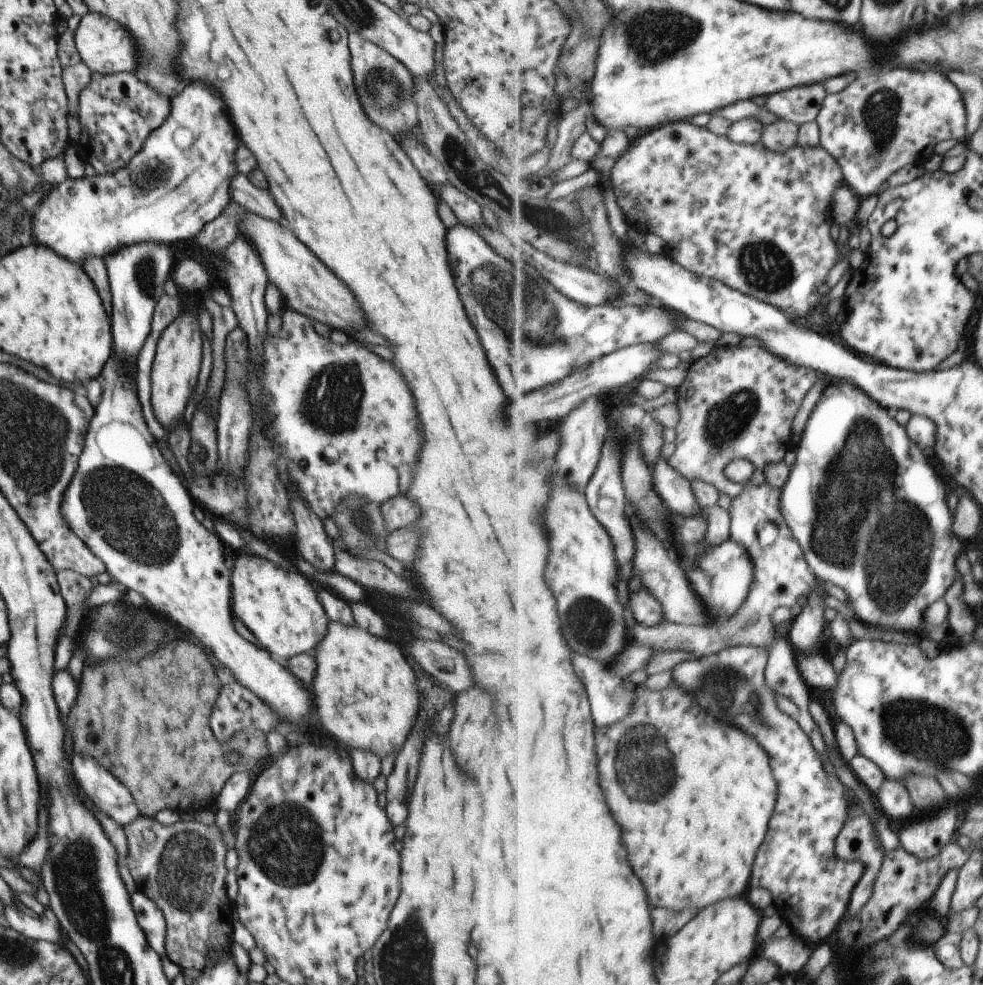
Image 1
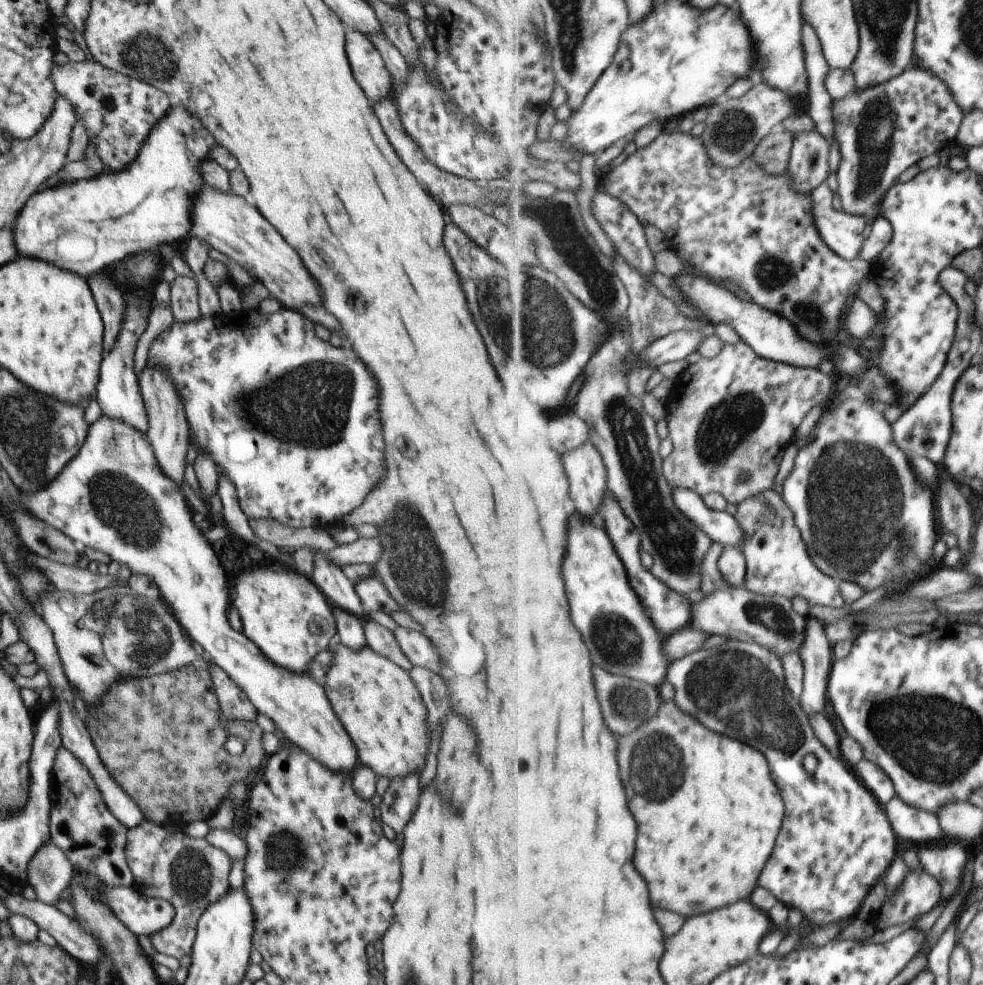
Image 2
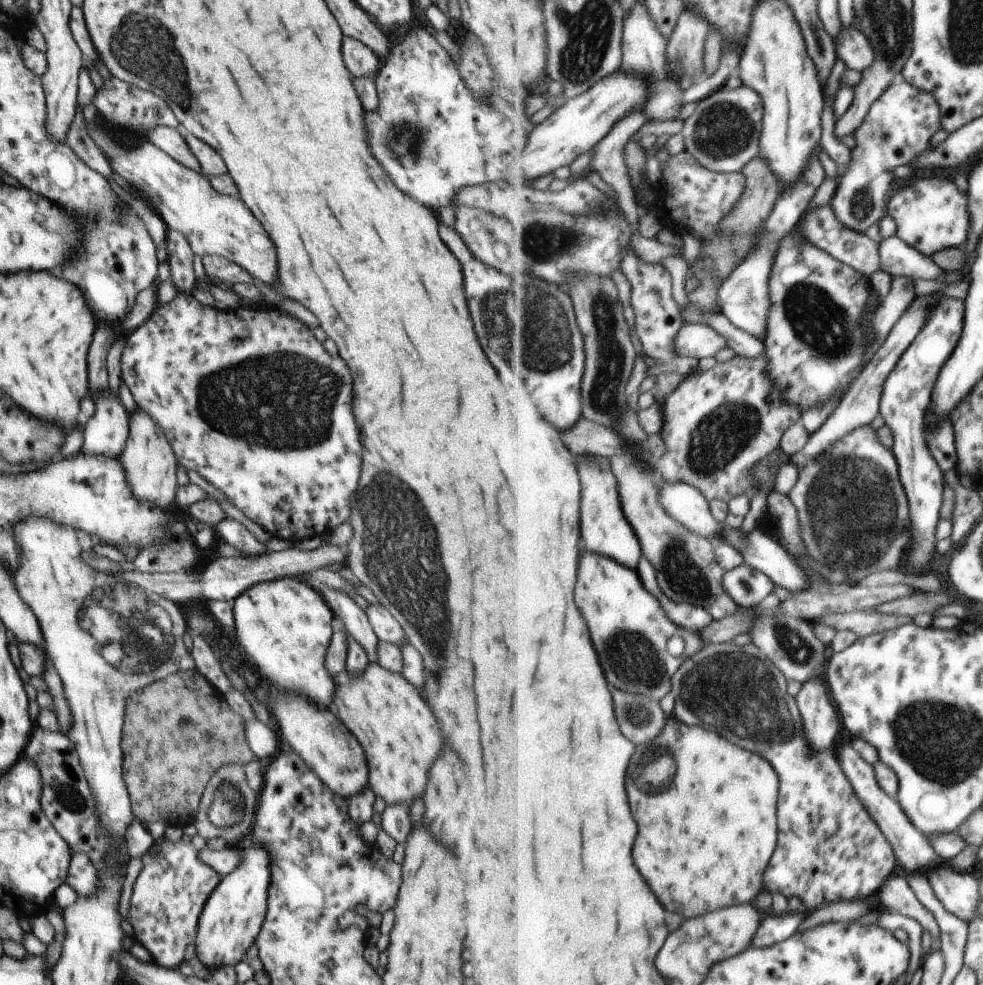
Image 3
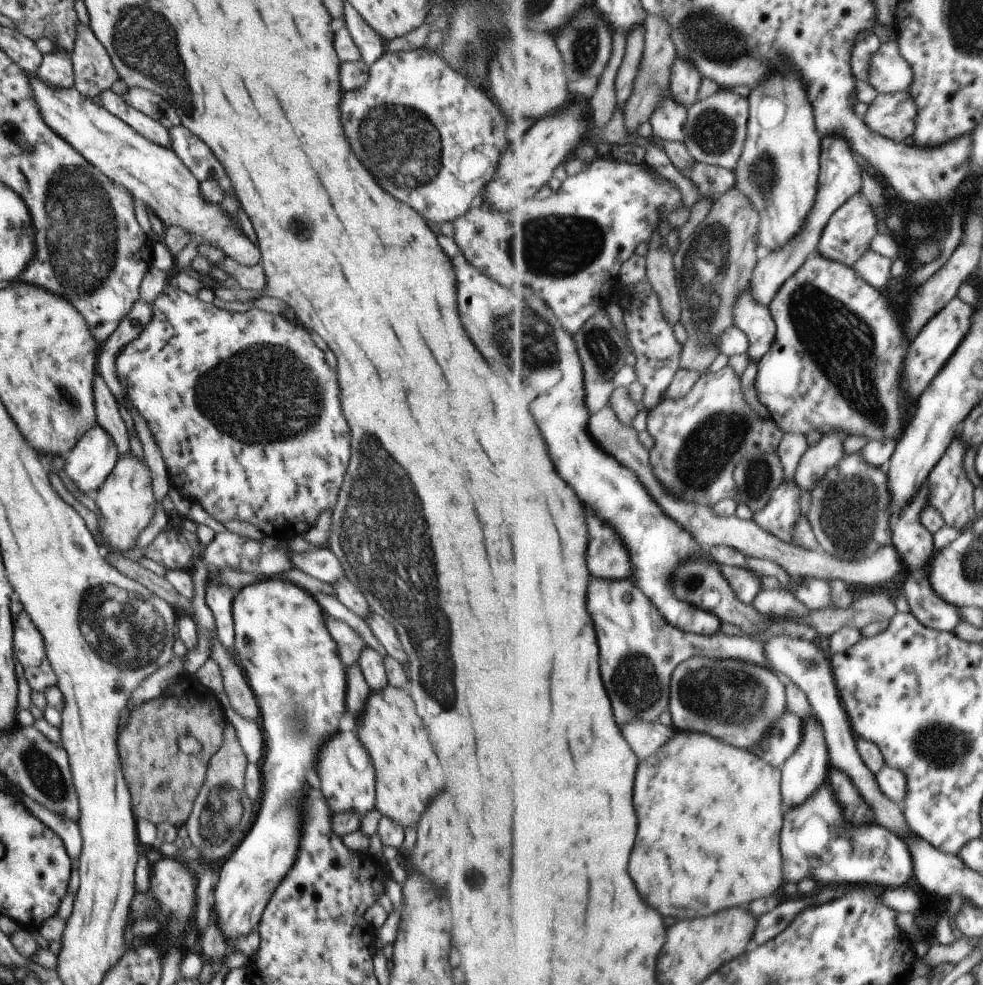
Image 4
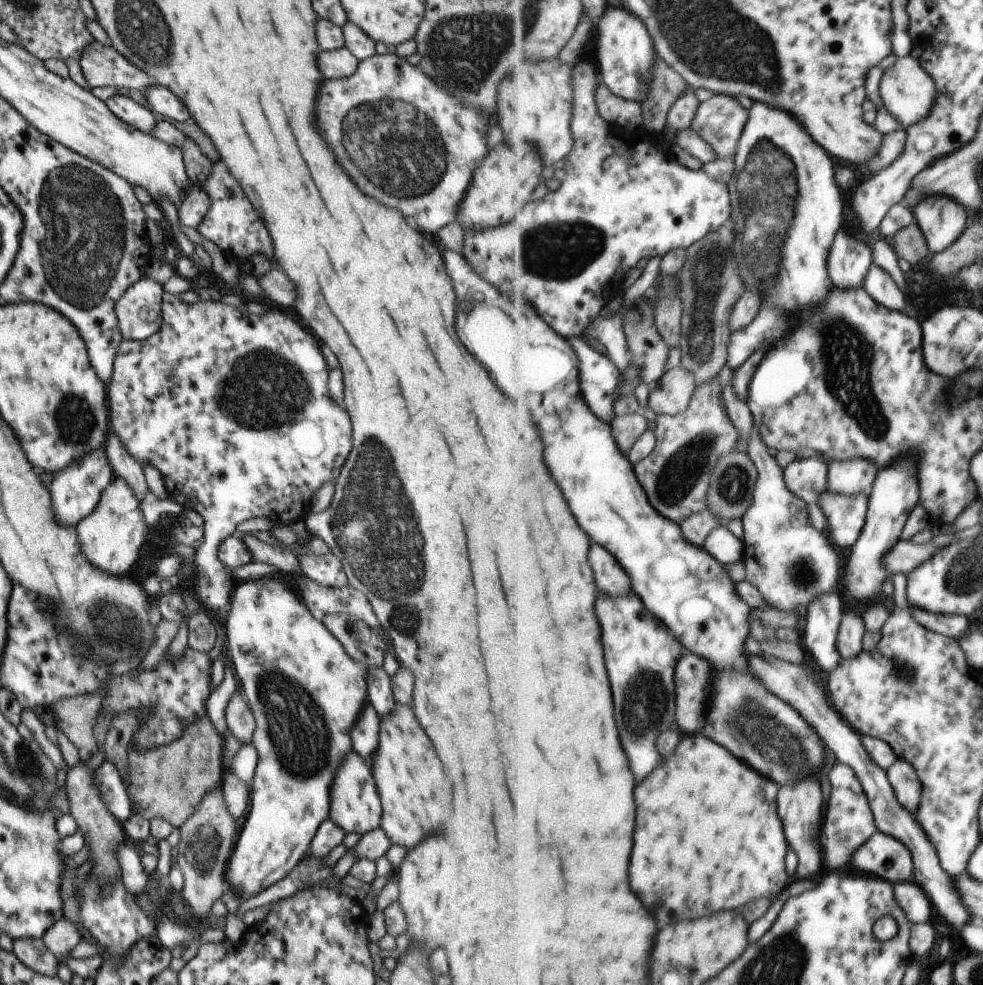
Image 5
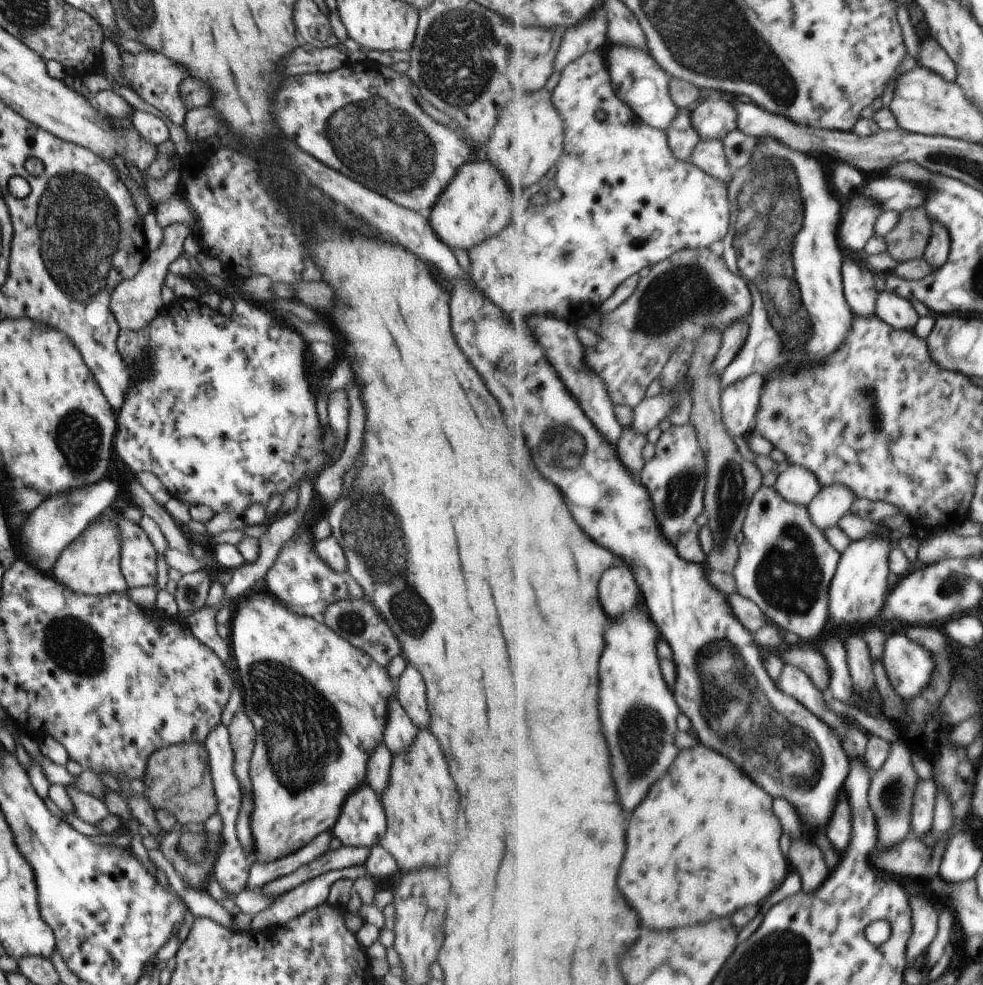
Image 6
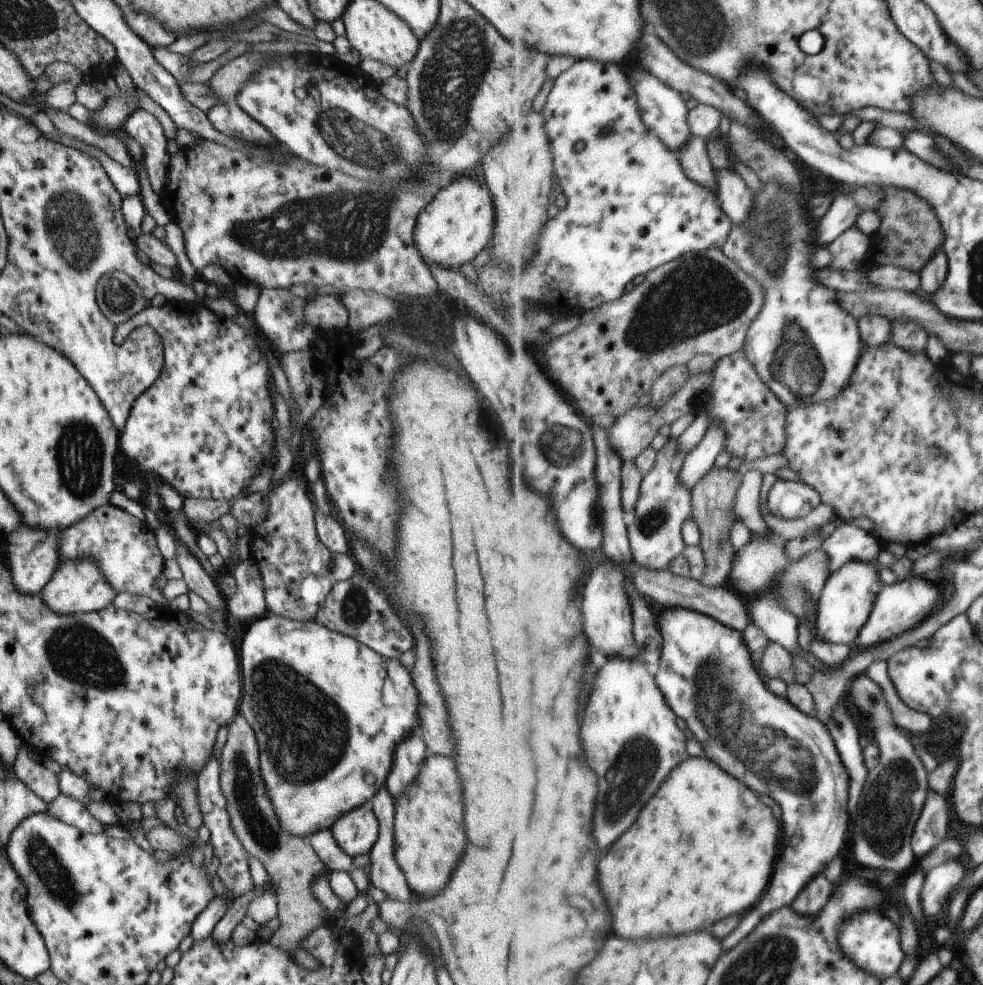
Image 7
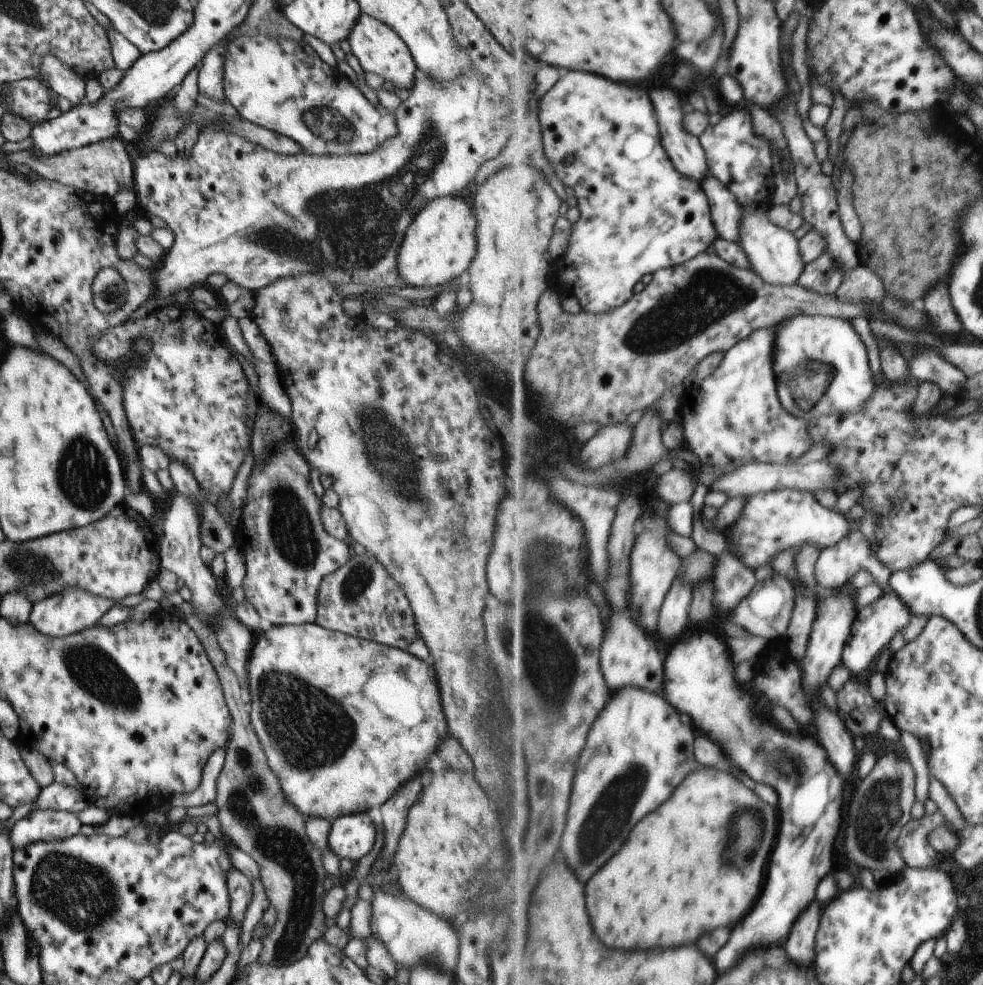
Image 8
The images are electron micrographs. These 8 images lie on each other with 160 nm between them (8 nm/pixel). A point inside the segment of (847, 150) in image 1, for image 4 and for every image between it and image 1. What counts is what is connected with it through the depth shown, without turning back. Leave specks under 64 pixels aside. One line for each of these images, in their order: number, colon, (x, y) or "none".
2: (882, 130)
3: (898, 128)
4: (848, 236)

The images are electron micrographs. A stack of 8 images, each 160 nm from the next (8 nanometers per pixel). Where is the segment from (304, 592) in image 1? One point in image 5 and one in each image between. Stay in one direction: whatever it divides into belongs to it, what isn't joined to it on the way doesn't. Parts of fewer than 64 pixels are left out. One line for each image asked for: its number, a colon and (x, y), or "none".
2: (282, 612)
3: (282, 628)
4: (281, 643)
5: (285, 662)

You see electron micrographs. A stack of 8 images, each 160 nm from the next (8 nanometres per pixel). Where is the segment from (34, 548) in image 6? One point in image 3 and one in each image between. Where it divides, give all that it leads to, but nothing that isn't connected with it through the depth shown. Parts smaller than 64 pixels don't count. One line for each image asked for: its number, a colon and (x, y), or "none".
3: (105, 432)
4: (91, 458)
5: (75, 491)

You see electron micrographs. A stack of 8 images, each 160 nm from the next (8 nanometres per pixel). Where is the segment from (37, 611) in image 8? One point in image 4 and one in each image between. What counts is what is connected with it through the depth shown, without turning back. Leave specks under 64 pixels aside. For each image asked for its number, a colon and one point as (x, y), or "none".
4: (125, 499)
5: (110, 536)
6: (89, 564)
7: (77, 585)

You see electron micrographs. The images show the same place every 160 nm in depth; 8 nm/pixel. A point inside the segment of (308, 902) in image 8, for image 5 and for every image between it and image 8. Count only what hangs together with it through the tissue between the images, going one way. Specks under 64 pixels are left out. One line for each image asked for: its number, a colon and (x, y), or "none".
5: (239, 720)
6: (241, 733)
7: (290, 862)

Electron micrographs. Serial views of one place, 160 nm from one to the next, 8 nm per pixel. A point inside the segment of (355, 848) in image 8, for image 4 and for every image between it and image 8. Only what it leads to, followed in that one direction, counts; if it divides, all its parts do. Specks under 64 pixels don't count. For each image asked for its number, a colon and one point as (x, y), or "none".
4: (346, 778)
5: (354, 805)
6: (361, 821)
7: (355, 832)

